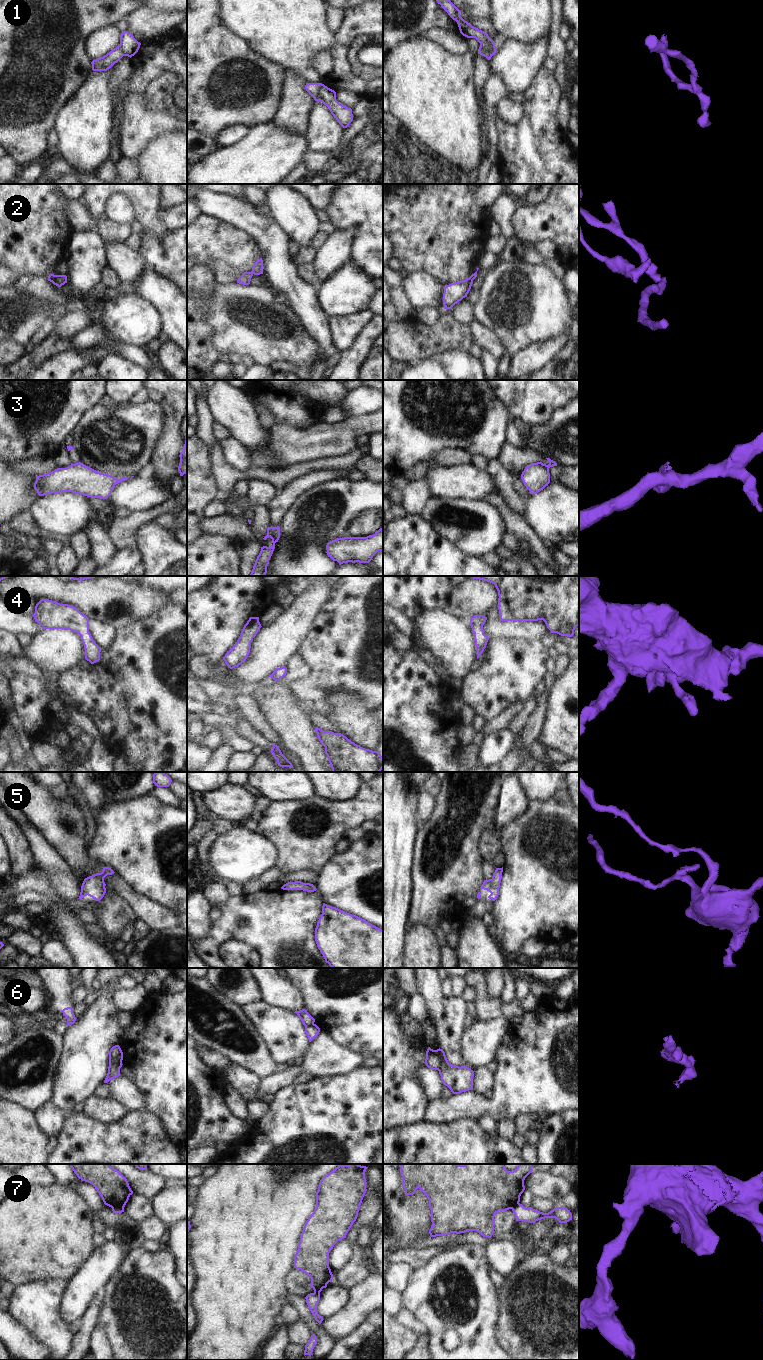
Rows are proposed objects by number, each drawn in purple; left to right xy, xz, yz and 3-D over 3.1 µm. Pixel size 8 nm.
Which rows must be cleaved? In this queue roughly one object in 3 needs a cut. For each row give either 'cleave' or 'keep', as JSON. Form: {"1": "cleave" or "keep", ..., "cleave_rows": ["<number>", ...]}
{"1": "cleave", "2": "cleave", "3": "cleave", "4": "keep", "5": "keep", "6": "cleave", "7": "cleave", "cleave_rows": ["1", "2", "3", "6", "7"]}

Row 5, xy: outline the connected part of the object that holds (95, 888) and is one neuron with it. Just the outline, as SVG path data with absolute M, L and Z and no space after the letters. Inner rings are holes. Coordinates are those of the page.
M109 867L102 868L103 870L101 873L96 873L84 879L78 899L82 900L83 897L88 895L96 901L100 901L104 897L106 893L104 878L115 872Z

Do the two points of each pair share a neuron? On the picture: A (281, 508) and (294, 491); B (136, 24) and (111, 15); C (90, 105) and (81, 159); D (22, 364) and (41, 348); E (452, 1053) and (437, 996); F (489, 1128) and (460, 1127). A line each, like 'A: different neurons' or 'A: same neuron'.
A: same neuron
B: different neurons
C: same neuron
D: same neuron
E: same neuron
F: different neurons

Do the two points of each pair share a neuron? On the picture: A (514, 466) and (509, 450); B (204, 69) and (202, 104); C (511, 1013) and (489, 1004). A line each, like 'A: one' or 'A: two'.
A: one
B: one
C: two

